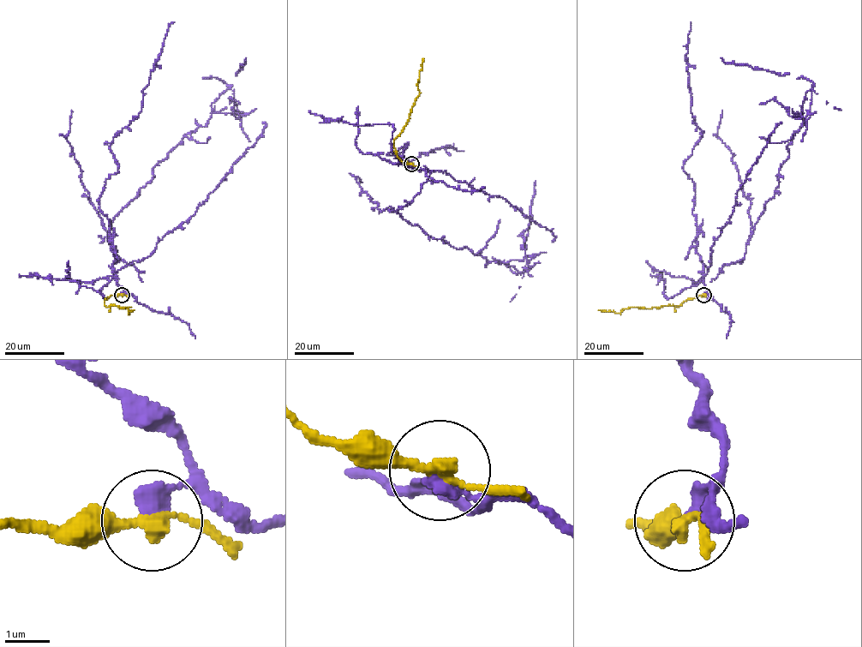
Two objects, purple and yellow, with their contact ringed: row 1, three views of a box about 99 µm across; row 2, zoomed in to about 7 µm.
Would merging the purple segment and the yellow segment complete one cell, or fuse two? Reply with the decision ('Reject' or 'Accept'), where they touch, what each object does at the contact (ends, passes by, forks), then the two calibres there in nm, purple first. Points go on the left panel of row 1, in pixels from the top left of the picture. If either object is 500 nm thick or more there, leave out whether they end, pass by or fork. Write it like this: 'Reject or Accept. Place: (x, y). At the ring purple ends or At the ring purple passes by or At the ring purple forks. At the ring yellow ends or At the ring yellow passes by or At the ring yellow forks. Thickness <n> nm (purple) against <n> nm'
Reject. Place: (122, 295). At the ring purple ends. At the ring yellow passes by. Thickness 400 nm (purple) against 240 nm

